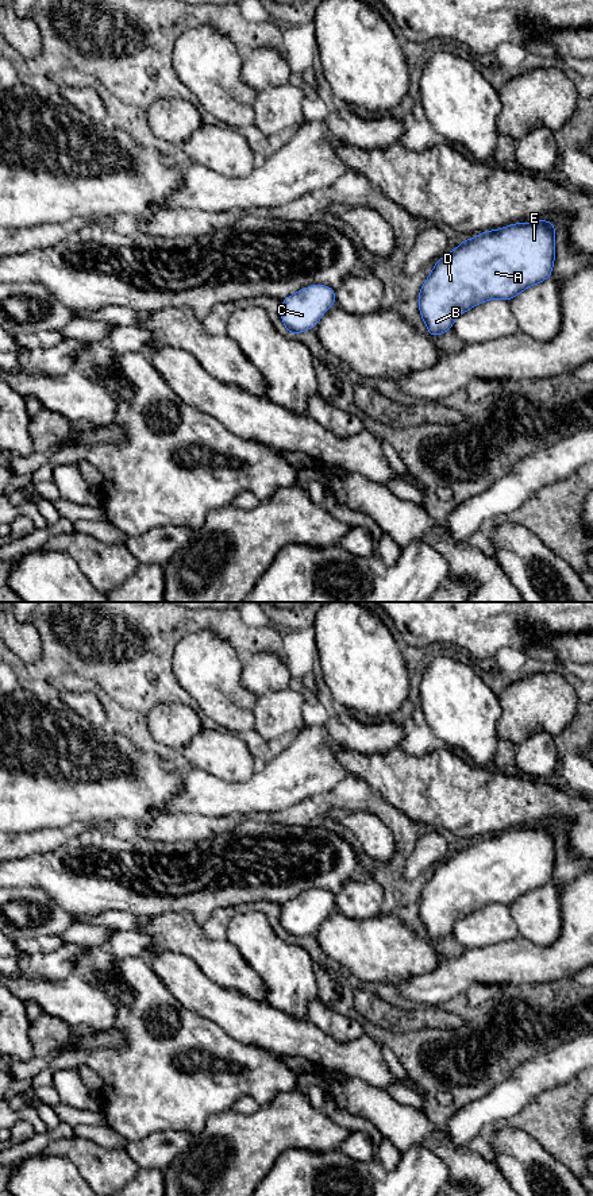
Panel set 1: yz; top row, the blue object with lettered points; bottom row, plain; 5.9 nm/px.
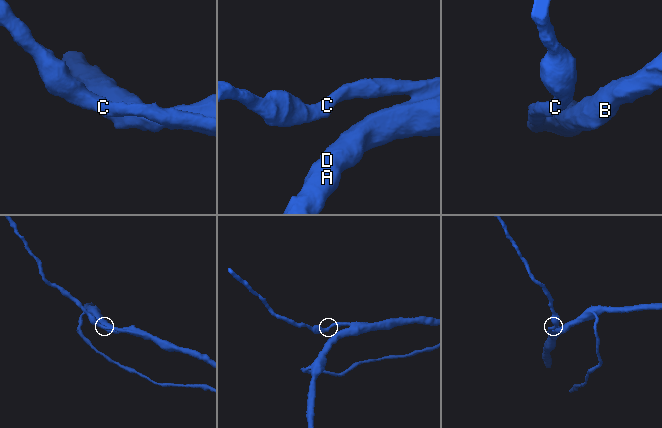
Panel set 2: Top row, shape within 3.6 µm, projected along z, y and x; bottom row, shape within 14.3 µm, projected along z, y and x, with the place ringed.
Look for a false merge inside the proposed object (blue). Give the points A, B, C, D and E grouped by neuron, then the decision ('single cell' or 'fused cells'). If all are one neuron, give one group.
A B C D E; single cell

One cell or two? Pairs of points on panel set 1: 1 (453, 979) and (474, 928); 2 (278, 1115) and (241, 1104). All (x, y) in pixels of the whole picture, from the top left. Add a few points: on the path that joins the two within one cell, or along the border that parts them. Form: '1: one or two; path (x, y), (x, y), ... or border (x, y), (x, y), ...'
1: two; border (496, 942), (488, 946), (465, 949)
2: two; border (261, 1106), (247, 1114), (238, 1114), (231, 1108)

